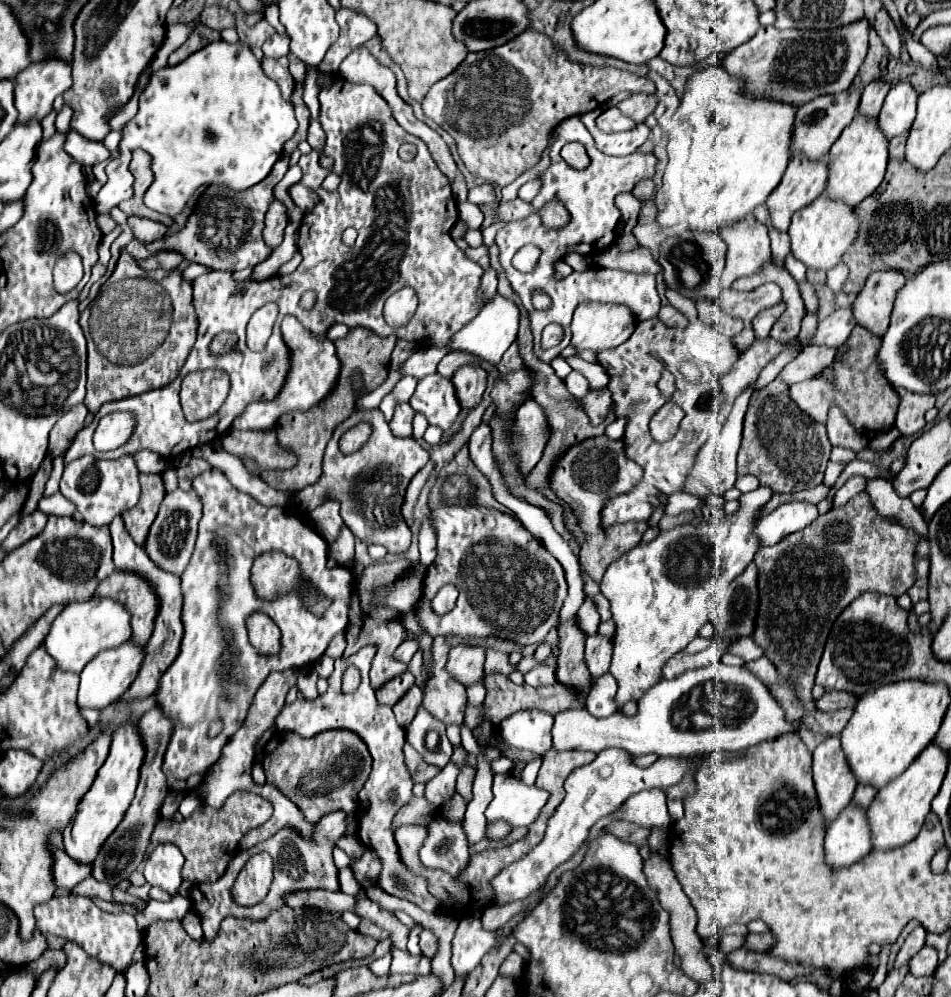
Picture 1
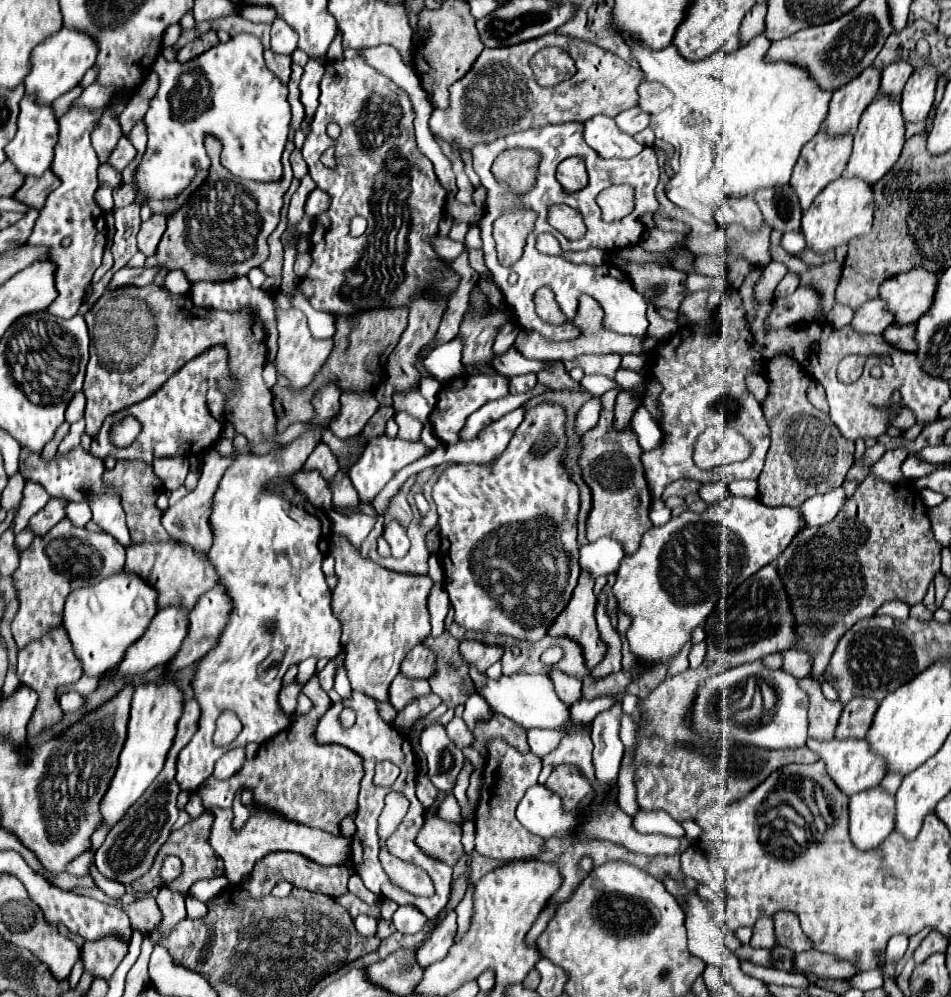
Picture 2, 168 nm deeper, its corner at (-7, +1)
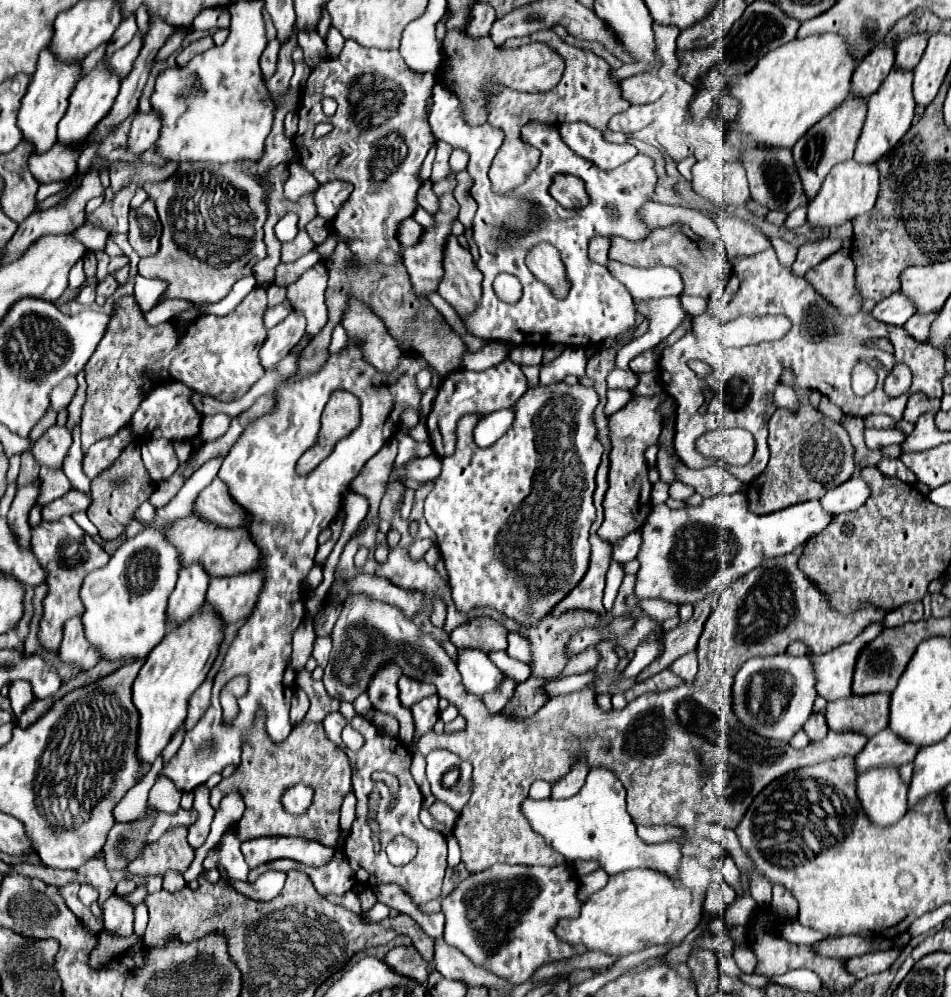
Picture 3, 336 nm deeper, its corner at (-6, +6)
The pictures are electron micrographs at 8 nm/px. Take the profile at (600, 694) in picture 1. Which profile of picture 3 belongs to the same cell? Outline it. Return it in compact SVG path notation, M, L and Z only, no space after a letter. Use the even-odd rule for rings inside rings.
M592 768L586 776L584 788L566 800L534 800L526 798L522 802L522 814L528 816L530 826L546 838L548 846L560 852L566 860L596 860L608 874L616 874L630 868L646 868L668 874L670 878L678 876L680 870L680 844L662 842L646 844L636 836L636 826L626 812L626 790L616 774L608 768Z

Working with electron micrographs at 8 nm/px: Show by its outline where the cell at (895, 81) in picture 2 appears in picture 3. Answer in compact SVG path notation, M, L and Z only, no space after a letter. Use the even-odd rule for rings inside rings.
M912 34L906 40L902 40L896 46L896 62L894 68L904 70L904 72L912 72L912 68L920 62L922 52L926 48L928 36L926 34Z

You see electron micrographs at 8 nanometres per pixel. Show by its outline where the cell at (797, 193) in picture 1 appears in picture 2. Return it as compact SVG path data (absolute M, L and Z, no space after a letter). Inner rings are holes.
M821 129L809 143L805 143L805 147L801 149L801 155L793 167L793 175L791 175L791 187L797 193L803 211L809 209L809 205L823 191L823 187L827 187L831 181L835 181L837 177L843 175L847 161L851 157L851 149L853 149L853 135L831 137L831 135L827 135L825 129Z

